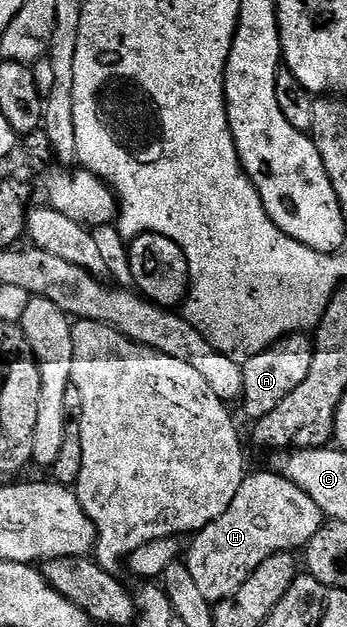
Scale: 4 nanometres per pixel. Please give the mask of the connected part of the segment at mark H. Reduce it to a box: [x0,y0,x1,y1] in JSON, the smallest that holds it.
[184,470,324,605]

